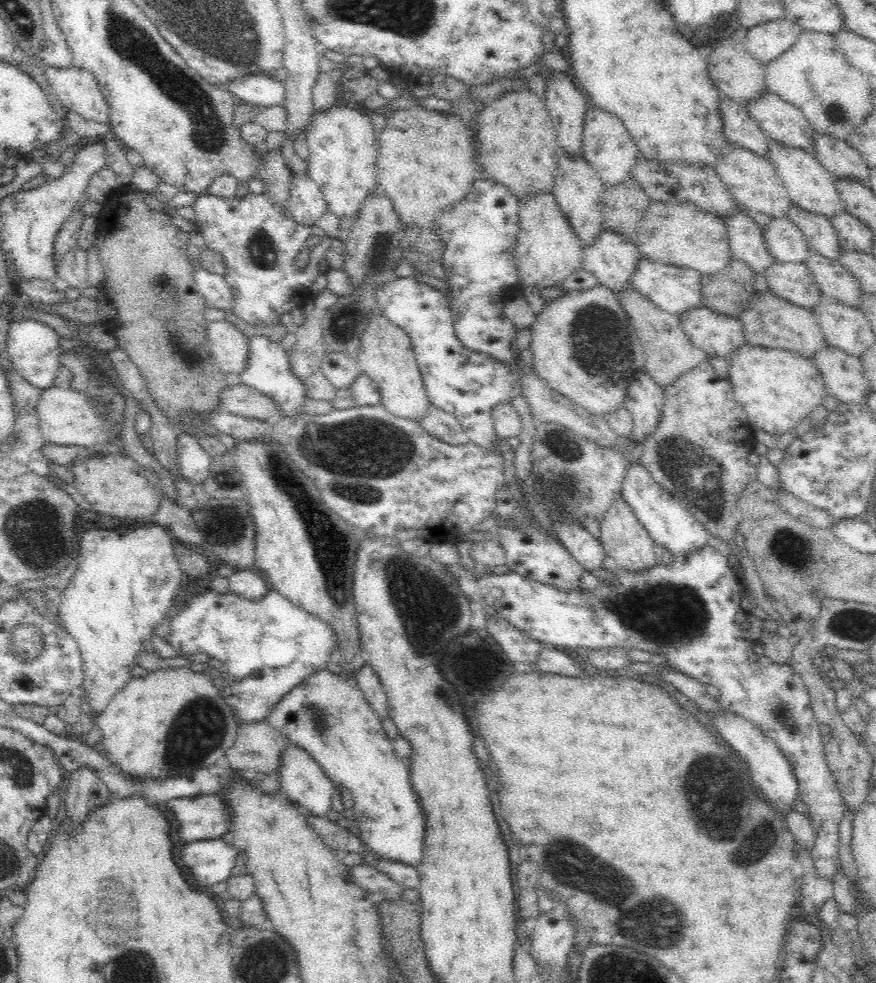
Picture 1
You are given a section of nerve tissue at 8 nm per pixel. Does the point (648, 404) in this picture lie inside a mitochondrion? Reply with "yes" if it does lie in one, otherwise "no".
no

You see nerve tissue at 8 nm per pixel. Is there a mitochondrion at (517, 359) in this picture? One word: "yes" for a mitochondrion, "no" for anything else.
no

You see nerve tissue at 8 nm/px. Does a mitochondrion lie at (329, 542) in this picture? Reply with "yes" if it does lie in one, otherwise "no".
yes

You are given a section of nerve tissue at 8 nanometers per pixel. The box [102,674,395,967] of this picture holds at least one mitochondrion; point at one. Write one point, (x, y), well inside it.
(198, 730)

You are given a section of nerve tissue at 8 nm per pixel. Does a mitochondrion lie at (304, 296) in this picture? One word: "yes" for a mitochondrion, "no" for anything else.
no

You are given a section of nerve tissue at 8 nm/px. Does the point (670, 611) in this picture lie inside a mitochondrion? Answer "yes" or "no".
yes

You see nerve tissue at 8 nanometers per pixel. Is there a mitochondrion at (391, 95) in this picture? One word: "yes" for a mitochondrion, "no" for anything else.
no

